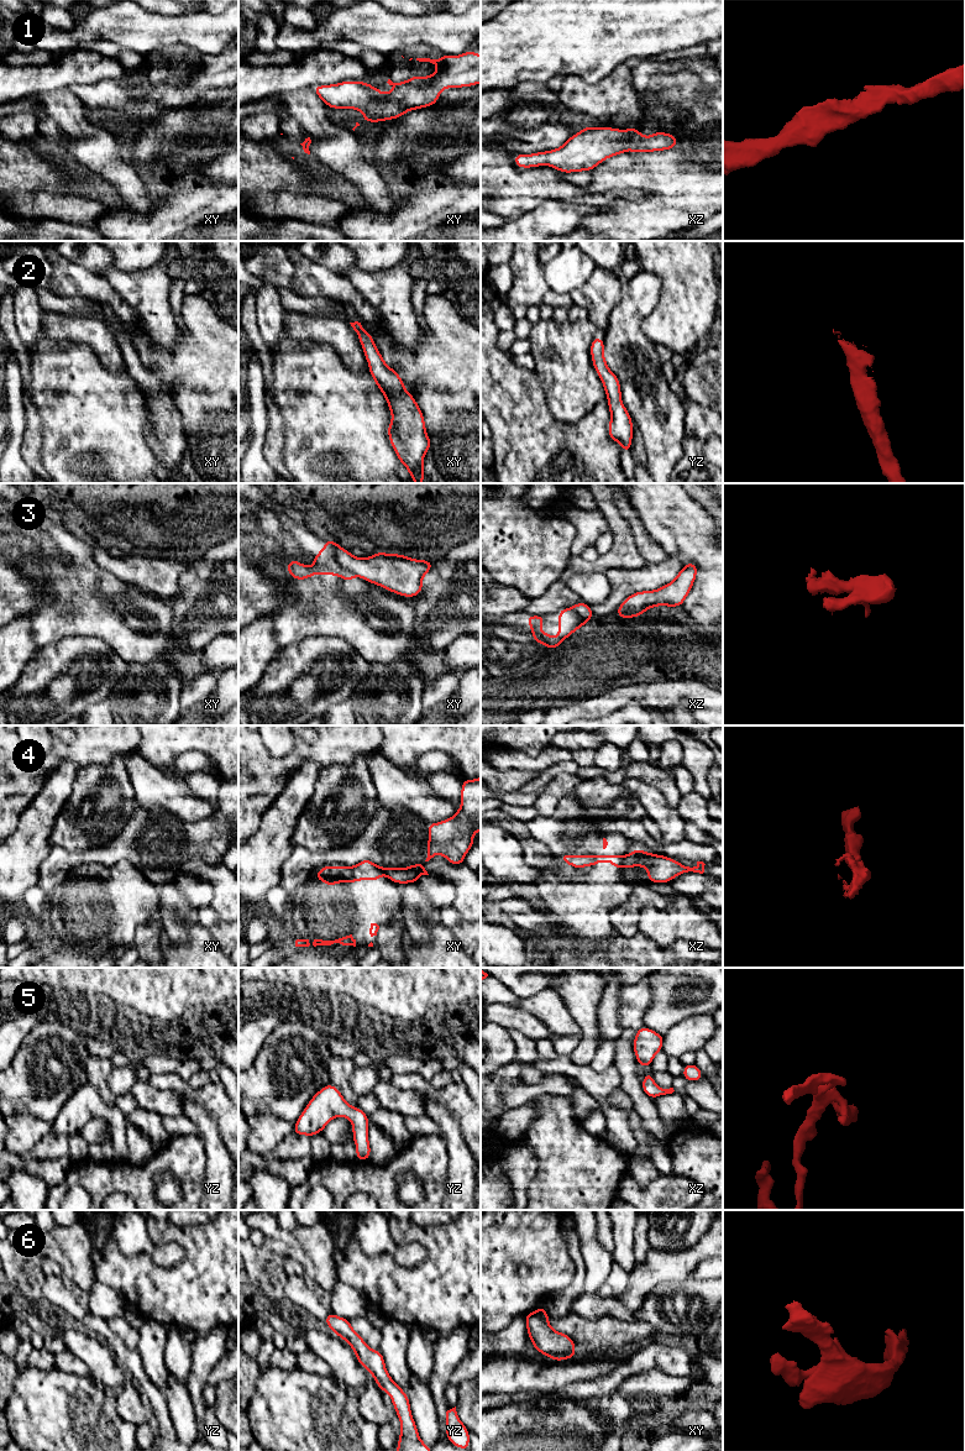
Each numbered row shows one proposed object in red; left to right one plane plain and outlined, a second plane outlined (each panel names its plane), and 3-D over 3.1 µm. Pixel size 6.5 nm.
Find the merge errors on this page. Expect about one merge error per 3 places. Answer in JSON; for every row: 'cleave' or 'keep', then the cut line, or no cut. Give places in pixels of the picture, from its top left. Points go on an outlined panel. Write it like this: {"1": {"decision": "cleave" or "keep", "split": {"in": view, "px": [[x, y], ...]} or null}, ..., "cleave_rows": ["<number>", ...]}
{"1": {"decision": "keep", "split": null}, "2": {"decision": "keep", "split": null}, "3": {"decision": "cleave", "split": {"in": "xy", "px": [[326, 540], [332, 548], [335, 559], [352, 574]]}}, "4": {"decision": "cleave", "split": {"in": "xz", "px": [[625, 855], [623, 864]]}}, "5": {"decision": "keep", "split": null}, "6": {"decision": "keep", "split": null}, "cleave_rows": ["3", "4"]}

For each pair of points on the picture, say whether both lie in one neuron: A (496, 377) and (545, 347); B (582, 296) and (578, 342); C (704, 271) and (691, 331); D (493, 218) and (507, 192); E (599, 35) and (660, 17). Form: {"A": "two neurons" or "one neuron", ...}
{"A": "two neurons", "B": "two neurons", "C": "one neuron", "D": "two neurons", "E": "one neuron"}

